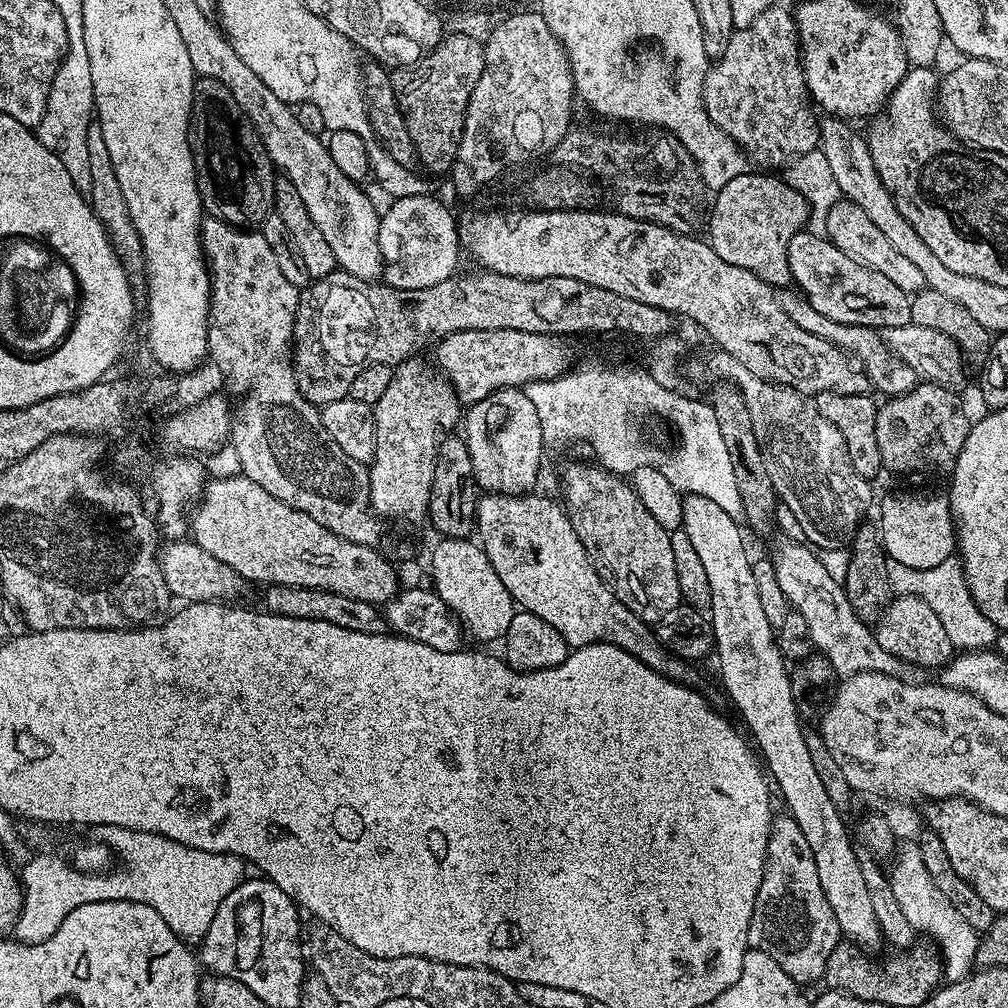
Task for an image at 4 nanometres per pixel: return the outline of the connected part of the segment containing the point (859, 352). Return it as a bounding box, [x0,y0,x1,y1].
[778,290,918,397]

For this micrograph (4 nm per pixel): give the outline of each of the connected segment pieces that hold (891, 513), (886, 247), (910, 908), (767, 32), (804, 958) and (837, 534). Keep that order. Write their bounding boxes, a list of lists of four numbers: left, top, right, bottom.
[[878,492,956,569],[826,199,925,294],[890,842,978,981],[702,2,820,166],[748,814,842,986],[738,371,873,549]]

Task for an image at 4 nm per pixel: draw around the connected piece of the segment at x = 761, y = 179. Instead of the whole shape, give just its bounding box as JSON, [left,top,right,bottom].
[706,170,808,290]

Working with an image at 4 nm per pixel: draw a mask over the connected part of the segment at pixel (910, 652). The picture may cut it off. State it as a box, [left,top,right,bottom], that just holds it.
[874,595,954,670]

